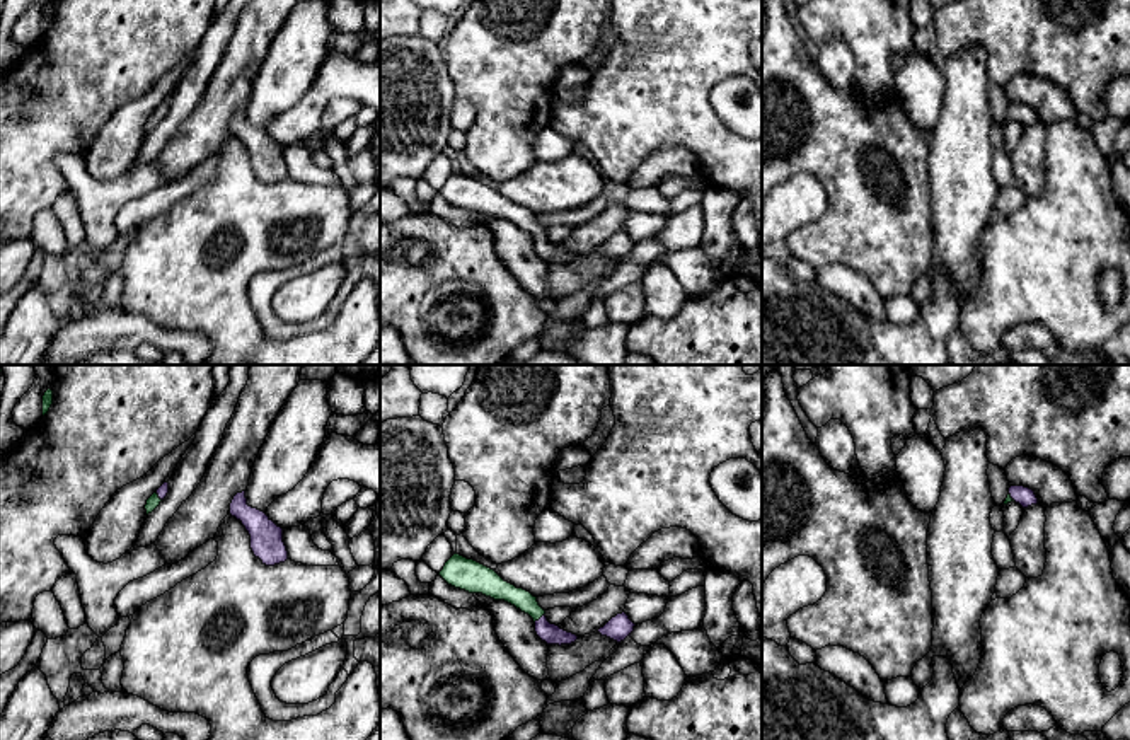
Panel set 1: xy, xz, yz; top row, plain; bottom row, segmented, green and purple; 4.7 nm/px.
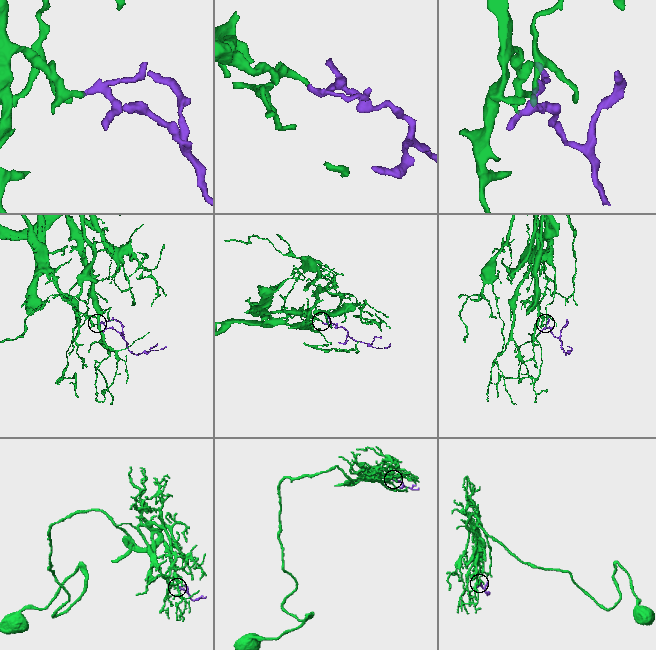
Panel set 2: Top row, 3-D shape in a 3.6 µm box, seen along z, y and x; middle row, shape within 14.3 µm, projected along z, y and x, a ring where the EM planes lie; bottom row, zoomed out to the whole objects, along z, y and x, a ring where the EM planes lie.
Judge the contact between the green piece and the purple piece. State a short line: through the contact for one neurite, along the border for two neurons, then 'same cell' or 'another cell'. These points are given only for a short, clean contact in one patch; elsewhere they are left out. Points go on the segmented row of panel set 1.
line xz (496, 587), (522, 599), (539, 618), (553, 635); same cell

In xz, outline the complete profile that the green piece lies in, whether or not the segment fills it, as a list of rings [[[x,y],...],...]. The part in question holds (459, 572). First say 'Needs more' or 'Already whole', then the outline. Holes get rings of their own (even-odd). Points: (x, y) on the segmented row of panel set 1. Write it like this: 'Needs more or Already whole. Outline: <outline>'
Needs more. Outline: [[[453,554],[438,573],[448,585],[469,593],[482,593],[494,600],[504,600],[522,612],[528,614],[535,622],[537,636],[547,645],[571,645],[578,639],[576,634],[551,624],[545,610],[539,605],[537,597],[523,588],[504,581],[494,569]]]

